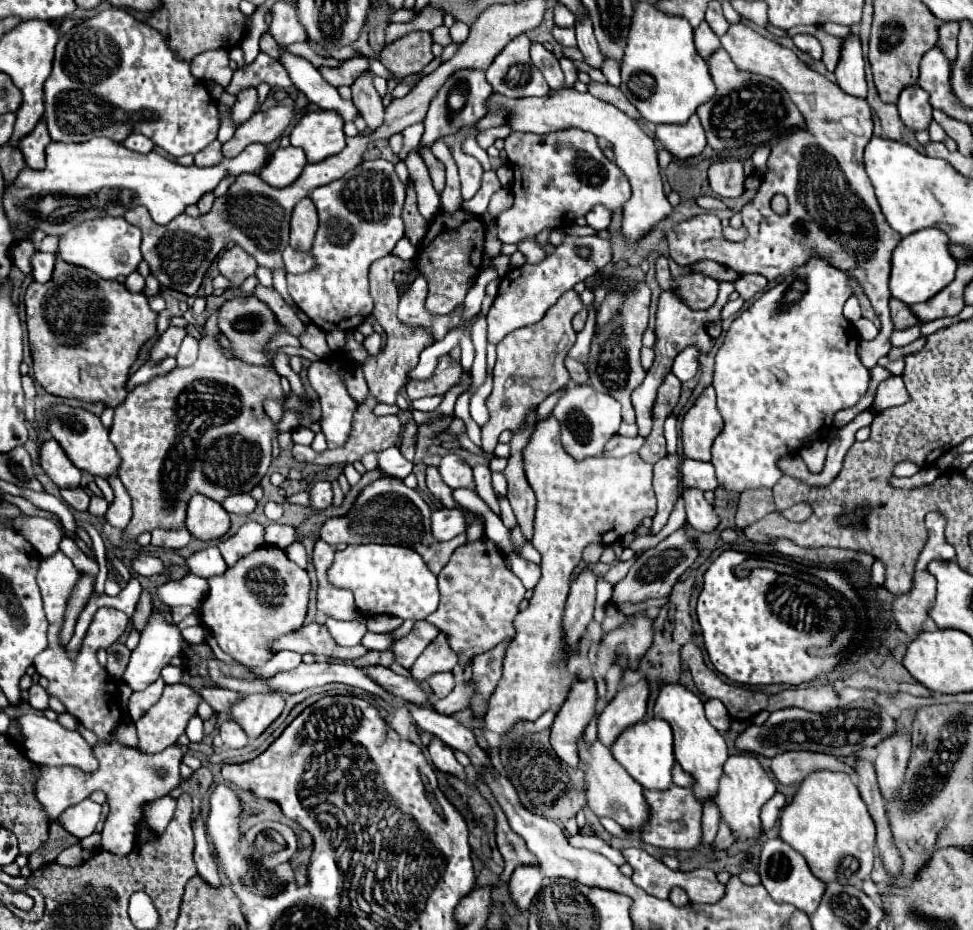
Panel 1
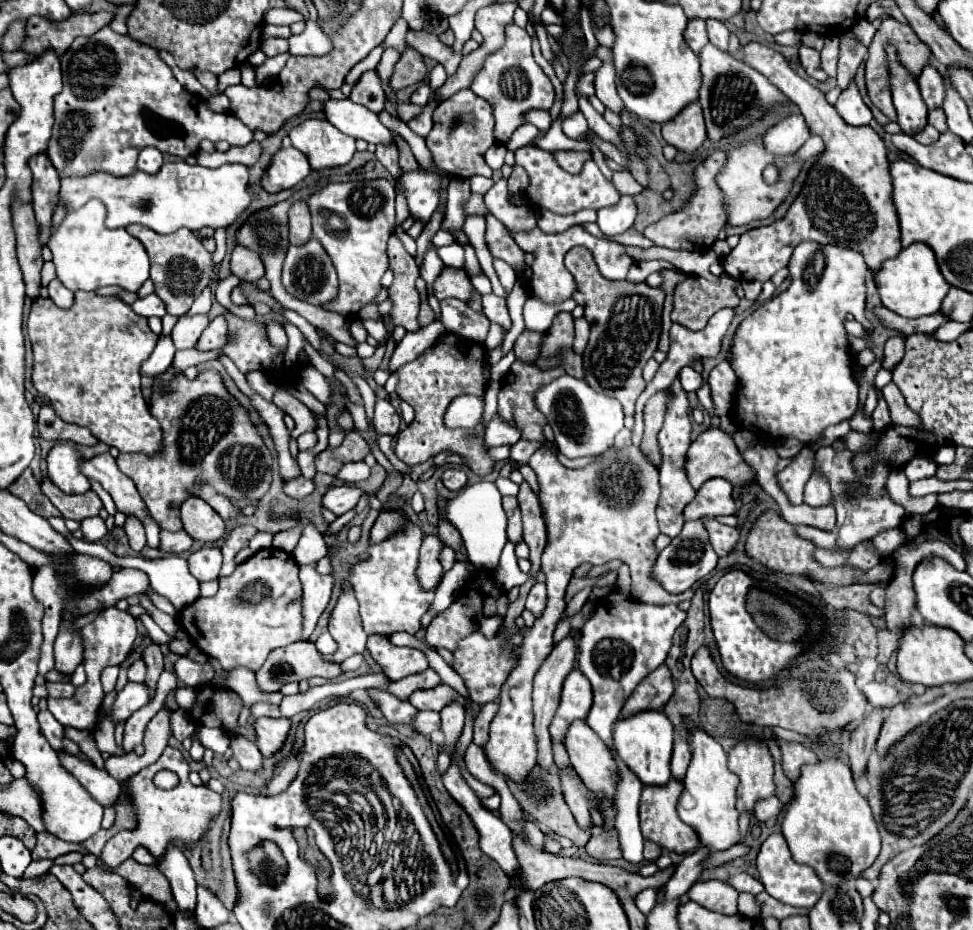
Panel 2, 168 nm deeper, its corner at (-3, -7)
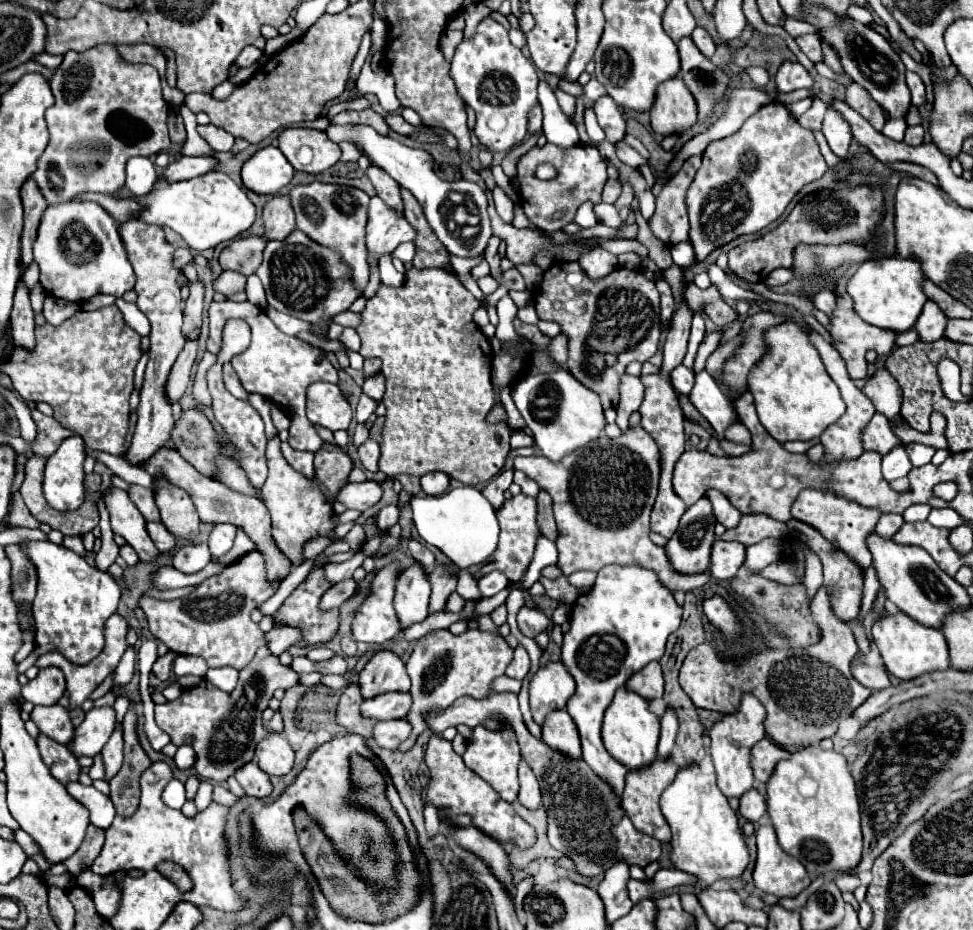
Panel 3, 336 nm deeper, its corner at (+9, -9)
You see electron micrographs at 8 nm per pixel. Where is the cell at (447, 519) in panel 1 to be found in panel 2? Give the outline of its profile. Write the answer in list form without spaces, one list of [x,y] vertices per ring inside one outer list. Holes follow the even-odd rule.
[[[425,535],[423,539],[423,547],[421,547],[421,559],[419,559],[419,581],[423,585],[423,589],[431,589],[435,585],[439,585],[443,569],[439,563],[439,553],[445,547],[445,543],[441,541],[441,537],[437,535]]]

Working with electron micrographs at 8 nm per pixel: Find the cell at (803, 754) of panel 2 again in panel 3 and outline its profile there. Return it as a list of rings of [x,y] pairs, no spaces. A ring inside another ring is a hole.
[[[763,737],[751,749],[751,769],[753,769],[755,779],[759,783],[765,783],[771,777],[775,765],[787,757],[789,757],[789,751],[785,751],[783,747],[773,743],[769,737]]]

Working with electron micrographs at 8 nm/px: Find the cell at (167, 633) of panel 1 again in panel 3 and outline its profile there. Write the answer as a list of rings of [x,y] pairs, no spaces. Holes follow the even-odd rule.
[[[101,707],[91,709],[85,715],[85,721],[75,729],[71,753],[73,757],[95,757],[101,753],[103,745],[111,737],[115,729],[115,709],[113,707]]]

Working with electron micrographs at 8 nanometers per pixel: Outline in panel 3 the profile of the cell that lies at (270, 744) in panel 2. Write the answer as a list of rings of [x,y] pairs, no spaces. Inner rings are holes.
[[[269,733],[269,737],[263,739],[263,743],[259,743],[255,759],[261,771],[265,771],[267,775],[281,777],[293,769],[295,755],[283,733]]]

